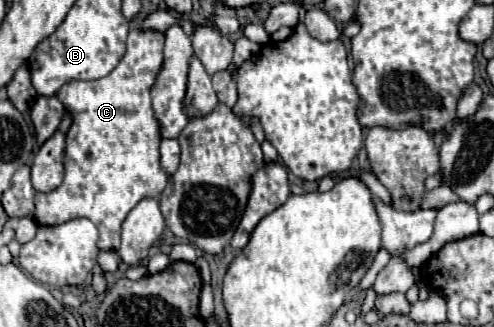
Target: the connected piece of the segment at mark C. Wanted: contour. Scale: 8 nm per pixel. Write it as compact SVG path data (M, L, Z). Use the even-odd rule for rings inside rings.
M133 29L127 39L127 53L119 65L106 77L91 81L73 80L65 83L57 97L73 117L73 125L67 131L65 149L65 177L59 187L49 193L35 193L35 221L39 225L59 225L71 219L91 219L99 229L99 249L119 249L119 227L127 213L147 197L159 197L169 181L169 175L161 167L159 143L161 125L151 105L151 87L163 67L165 35L157 31Z

